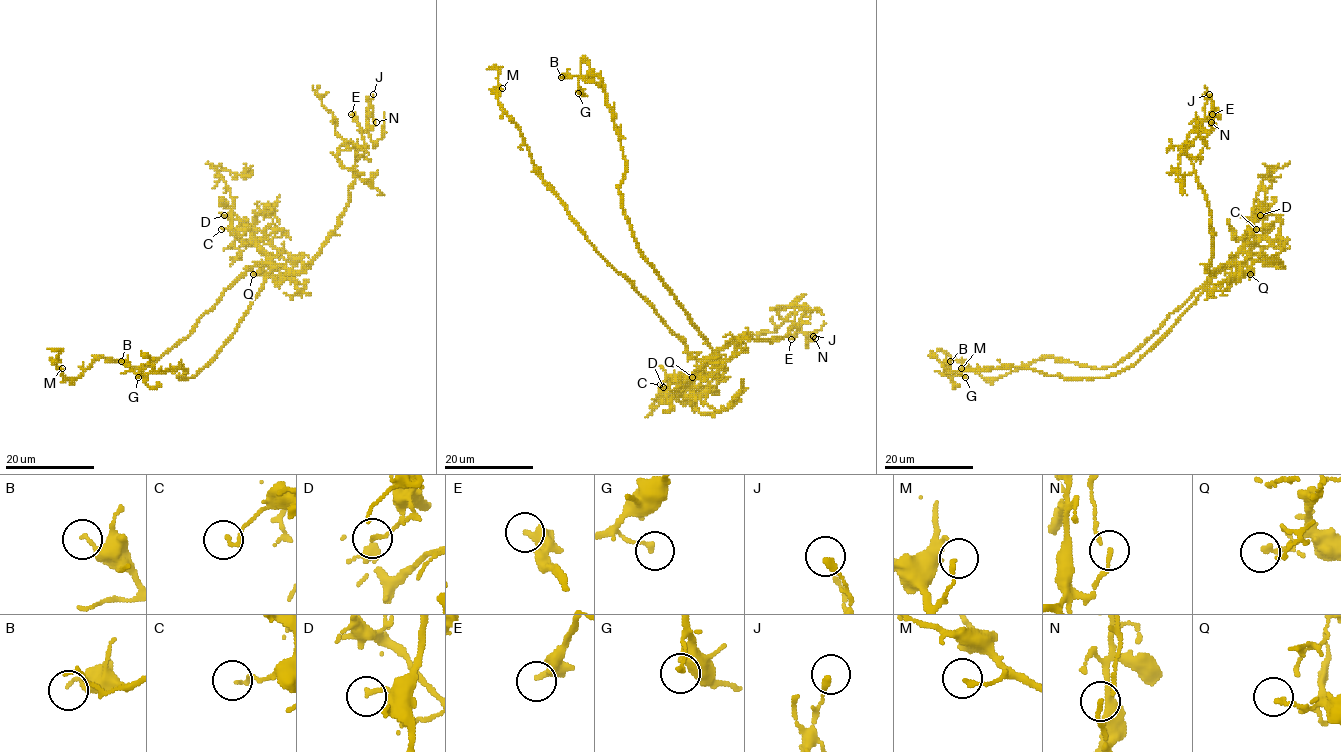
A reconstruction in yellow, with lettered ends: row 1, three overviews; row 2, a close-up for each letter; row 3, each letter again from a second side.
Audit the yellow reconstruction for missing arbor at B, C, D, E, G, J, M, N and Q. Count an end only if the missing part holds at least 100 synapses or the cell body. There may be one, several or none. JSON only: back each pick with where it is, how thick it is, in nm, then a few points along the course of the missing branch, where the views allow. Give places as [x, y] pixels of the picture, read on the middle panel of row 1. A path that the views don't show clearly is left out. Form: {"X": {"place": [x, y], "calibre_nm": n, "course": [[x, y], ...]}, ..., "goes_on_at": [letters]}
{"goes_on_at": []}

